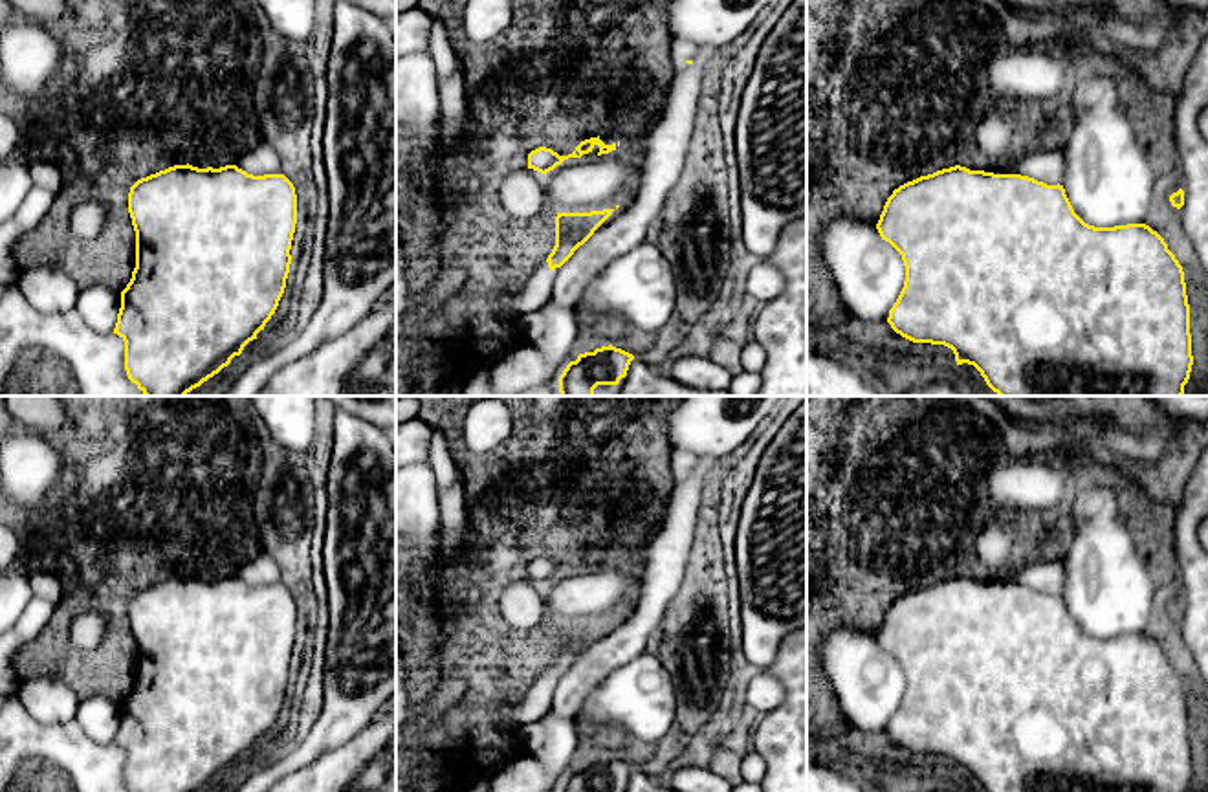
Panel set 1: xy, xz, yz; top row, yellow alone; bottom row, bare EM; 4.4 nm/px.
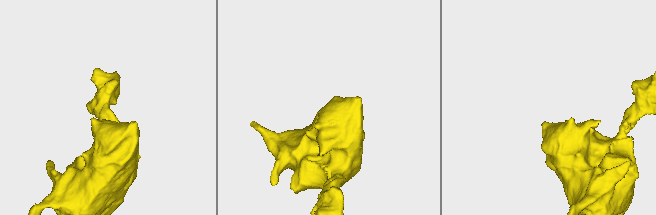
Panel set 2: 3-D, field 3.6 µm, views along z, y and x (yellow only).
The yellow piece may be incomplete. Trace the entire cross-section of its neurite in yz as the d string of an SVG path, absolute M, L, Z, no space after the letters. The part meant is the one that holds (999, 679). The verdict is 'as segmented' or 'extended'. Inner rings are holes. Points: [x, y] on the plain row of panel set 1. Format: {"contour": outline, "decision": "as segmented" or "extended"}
{"contour": "M955 576L920 587L893 601L876 640L906 676L904 698L889 720L887 733L913 754L944 755L953 761L957 776L973 776L984 792L1188 792L1193 766L1190 744L1190 715L1184 682L1164 649L1146 634L1094 638L1072 620L1063 596L1047 596L1021 585L994 585Z", "decision": "as segmented"}

